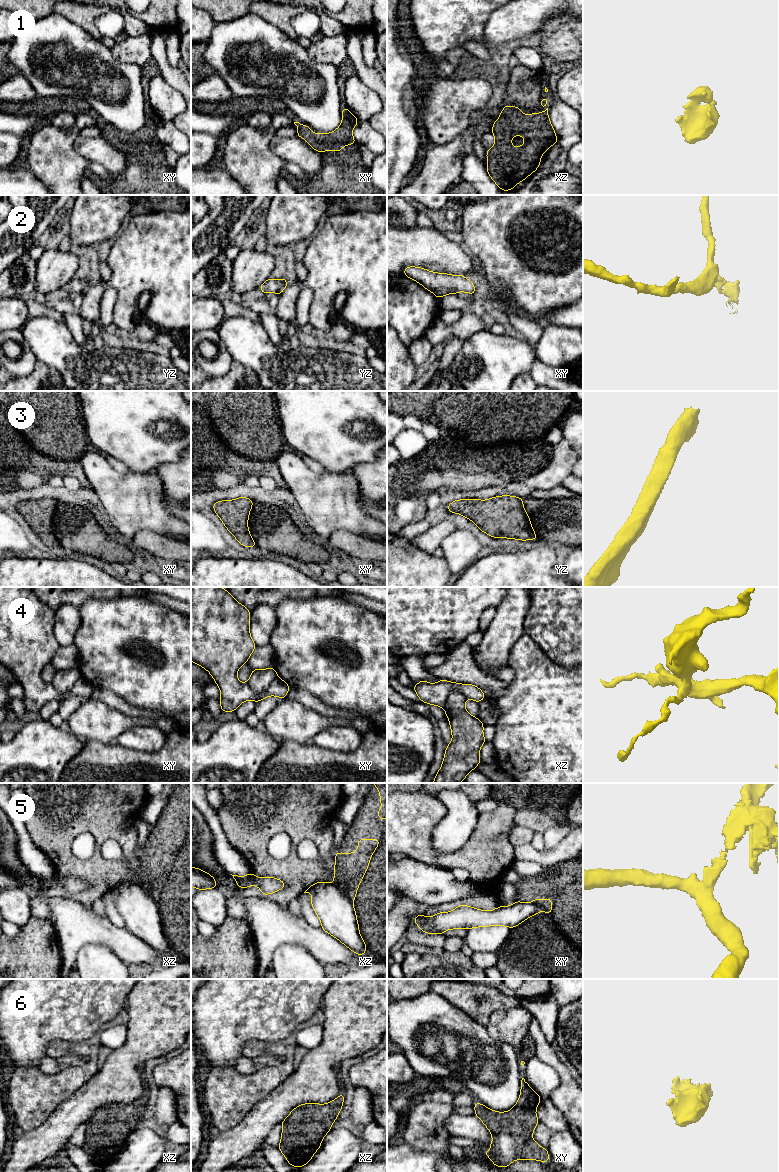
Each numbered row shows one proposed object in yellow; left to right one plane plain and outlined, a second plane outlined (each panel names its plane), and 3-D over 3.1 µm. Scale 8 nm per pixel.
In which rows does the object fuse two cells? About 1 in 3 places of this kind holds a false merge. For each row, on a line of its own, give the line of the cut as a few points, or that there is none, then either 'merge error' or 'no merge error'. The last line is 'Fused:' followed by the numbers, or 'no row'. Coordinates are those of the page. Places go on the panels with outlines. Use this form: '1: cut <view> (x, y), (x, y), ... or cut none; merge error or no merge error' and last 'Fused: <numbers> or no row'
1: cut none; no merge error
2: cut none; no merge error
3: cut none; no merge error
4: cut xy (277, 675), (269, 687), (261, 693), (255, 693), (246, 683); merge error
5: cut xz (333, 884), (352, 903); merge error
6: cut none; no merge error
Fused: 4, 5

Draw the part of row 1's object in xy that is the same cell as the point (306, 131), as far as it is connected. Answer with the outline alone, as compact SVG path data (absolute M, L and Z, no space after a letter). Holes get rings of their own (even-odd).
M344 106L341 125L331 133L316 134L306 125L299 122L294 124L298 127L297 136L304 138L309 146L322 153L327 150L340 152L344 146L356 144L352 131L358 122L358 119Z

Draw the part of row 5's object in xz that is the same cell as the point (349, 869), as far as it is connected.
M359 839L354 853L337 852L335 855L334 885L353 903L359 884L368 870L372 854L379 845L379 839Z

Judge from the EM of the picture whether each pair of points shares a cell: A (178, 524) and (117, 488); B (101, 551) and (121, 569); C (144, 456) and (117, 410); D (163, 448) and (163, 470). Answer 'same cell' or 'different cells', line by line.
A: same cell
B: different cells
C: same cell
D: different cells

